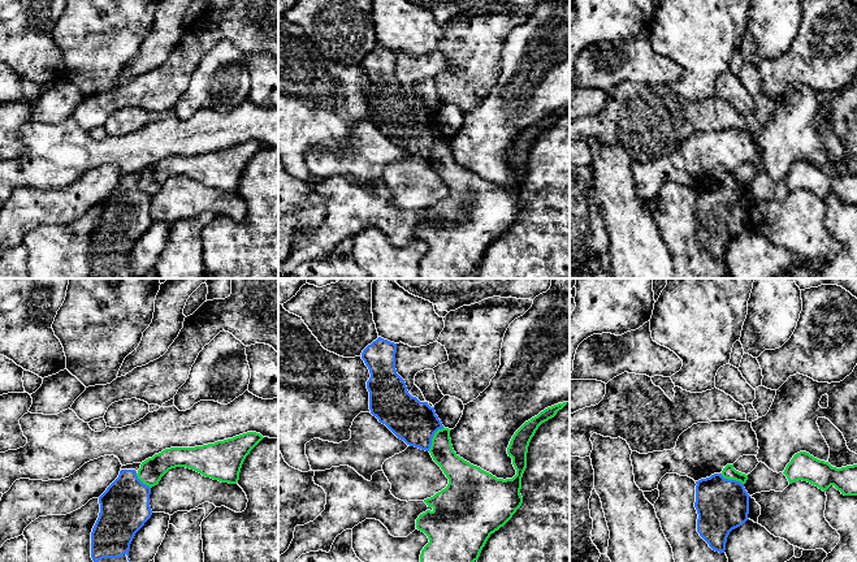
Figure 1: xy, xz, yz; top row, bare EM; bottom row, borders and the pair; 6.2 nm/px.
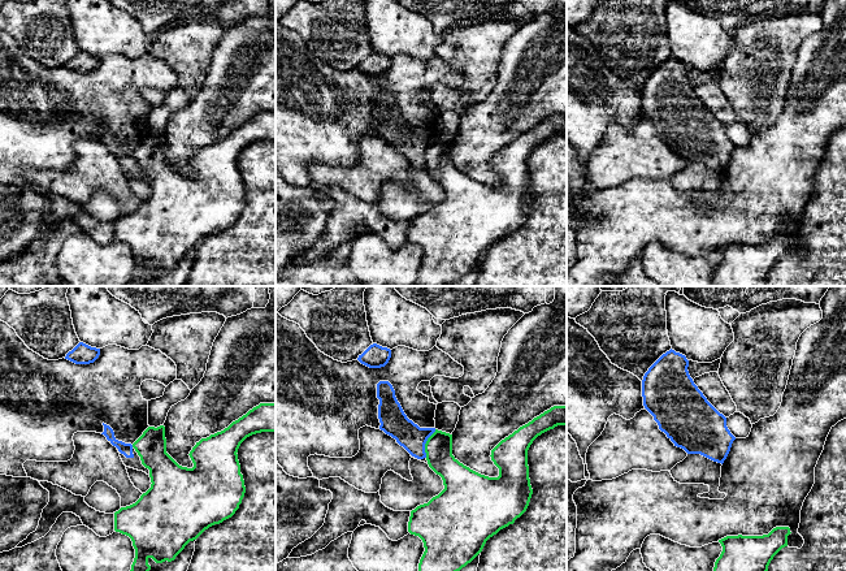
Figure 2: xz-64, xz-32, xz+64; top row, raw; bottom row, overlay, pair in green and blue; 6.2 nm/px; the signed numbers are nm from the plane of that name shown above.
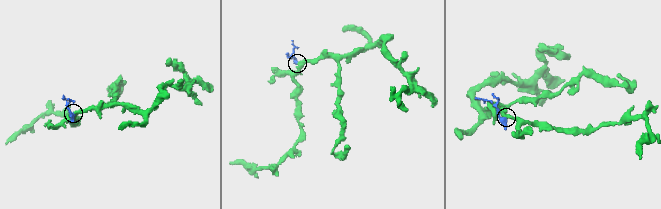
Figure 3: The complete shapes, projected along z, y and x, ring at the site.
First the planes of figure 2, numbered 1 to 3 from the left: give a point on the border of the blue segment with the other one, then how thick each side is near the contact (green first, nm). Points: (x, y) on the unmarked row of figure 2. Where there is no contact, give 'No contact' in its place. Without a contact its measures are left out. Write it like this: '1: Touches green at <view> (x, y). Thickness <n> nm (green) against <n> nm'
1: No contact
2: Touches green at xz-32 (425, 152). Thickness 170 nm (green) against 170 nm
3: No contact

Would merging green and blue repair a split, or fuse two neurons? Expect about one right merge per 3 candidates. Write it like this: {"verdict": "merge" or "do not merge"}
{"verdict": "do not merge"}

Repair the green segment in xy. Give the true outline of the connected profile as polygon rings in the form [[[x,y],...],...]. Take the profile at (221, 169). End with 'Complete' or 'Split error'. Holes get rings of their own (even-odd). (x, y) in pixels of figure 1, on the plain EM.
[[[247,140],[195,156],[170,156],[142,170],[138,187],[150,196],[172,177],[186,176],[221,191],[237,193],[246,165],[264,146]]]. Complete

